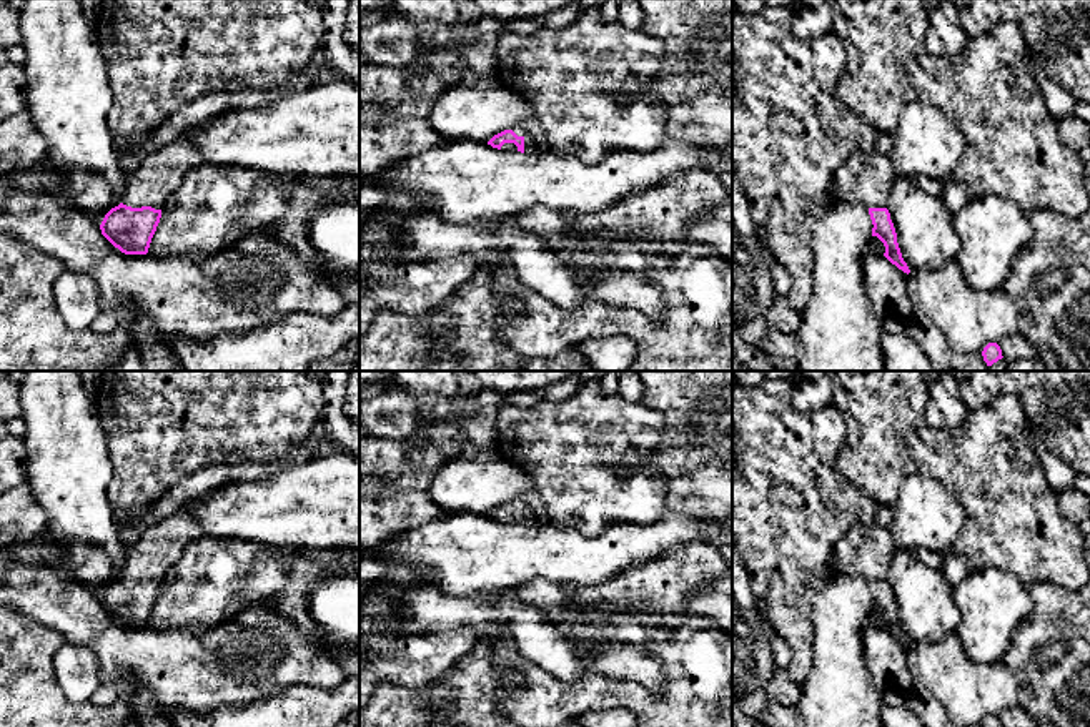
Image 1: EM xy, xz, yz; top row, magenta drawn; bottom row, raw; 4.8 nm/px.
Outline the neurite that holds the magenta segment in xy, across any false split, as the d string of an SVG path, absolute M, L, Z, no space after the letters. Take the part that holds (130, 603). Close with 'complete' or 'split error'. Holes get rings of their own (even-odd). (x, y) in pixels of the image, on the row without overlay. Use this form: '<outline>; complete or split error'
M183 509L146 527L126 549L121 576L105 587L102 607L125 627L146 627L161 582L171 576L185 546L203 534Z; split error

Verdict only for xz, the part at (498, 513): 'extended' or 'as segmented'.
extended

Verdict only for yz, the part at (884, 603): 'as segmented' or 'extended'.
extended

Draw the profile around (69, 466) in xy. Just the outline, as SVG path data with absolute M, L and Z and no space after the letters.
M25 371L20 381L20 403L25 423L27 484L48 517L45 532L60 544L93 544L105 549L116 574L121 576L126 564L126 547L120 541L116 512L107 496L107 487L113 476L113 462L108 439L100 423L95 393L83 386L78 371Z

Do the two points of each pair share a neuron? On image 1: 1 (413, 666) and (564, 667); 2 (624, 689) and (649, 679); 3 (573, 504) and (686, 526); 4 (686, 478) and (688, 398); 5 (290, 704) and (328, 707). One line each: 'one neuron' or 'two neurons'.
1: two neurons
2: two neurons
3: two neurons
4: one neuron
5: one neuron

